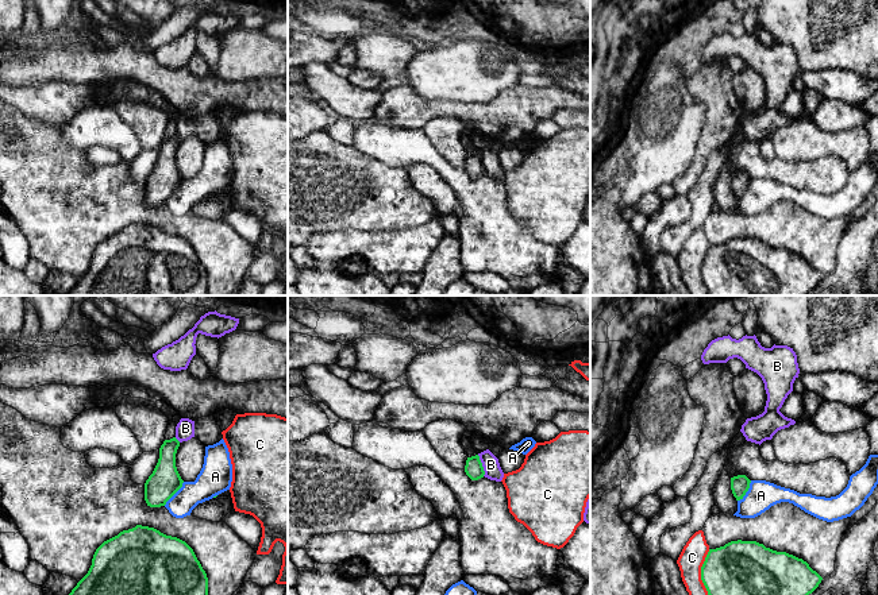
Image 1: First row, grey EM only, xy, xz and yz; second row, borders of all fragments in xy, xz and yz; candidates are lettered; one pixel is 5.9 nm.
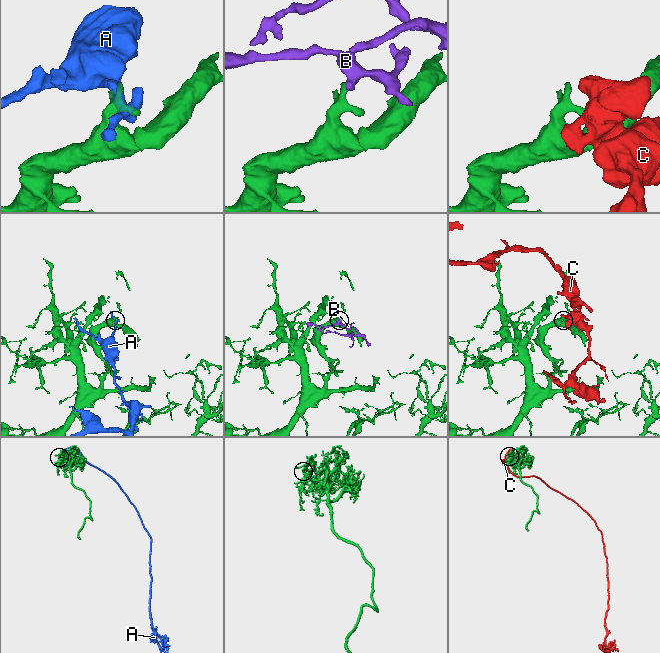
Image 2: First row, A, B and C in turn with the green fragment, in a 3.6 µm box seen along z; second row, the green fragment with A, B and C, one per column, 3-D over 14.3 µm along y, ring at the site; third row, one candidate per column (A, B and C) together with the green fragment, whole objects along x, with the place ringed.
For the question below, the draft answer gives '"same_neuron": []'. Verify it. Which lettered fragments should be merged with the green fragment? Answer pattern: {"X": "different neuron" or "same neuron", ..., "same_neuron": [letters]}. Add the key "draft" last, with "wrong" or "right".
{"A": "different neuron", "B": "different neuron", "C": "different neuron", "same_neuron": [], "draft": "right"}

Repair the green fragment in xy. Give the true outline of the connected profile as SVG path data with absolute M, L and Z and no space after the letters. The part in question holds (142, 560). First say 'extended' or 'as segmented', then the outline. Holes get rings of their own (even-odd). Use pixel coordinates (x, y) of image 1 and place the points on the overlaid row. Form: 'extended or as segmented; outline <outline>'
as segmented; outline M136 525L96 549L88 573L69 595L208 595L208 577L185 541Z

